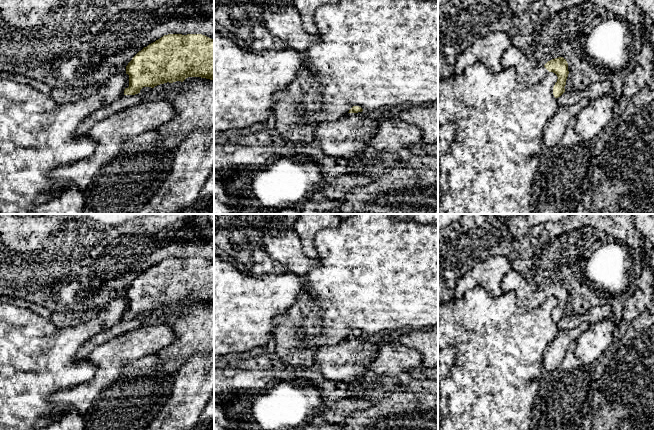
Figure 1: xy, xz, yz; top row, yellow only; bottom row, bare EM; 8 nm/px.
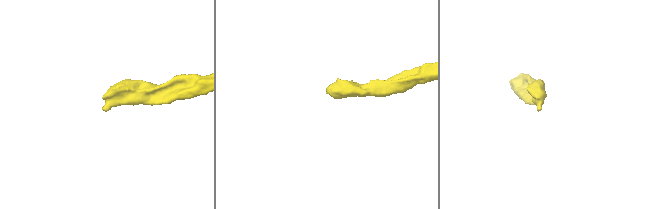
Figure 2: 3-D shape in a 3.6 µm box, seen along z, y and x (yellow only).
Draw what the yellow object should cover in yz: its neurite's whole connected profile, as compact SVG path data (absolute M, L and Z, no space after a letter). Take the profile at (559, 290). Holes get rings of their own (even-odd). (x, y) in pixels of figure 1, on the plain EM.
M510 270L502 279L501 287L504 292L514 291L518 304L527 308L536 308L549 296L553 296L558 301L553 311L554 321L558 322L565 316L569 295L568 287L563 281L552 283L543 290L531 286L518 272Z

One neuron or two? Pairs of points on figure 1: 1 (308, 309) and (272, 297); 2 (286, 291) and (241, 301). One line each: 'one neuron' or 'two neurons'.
1: two neurons
2: one neuron

